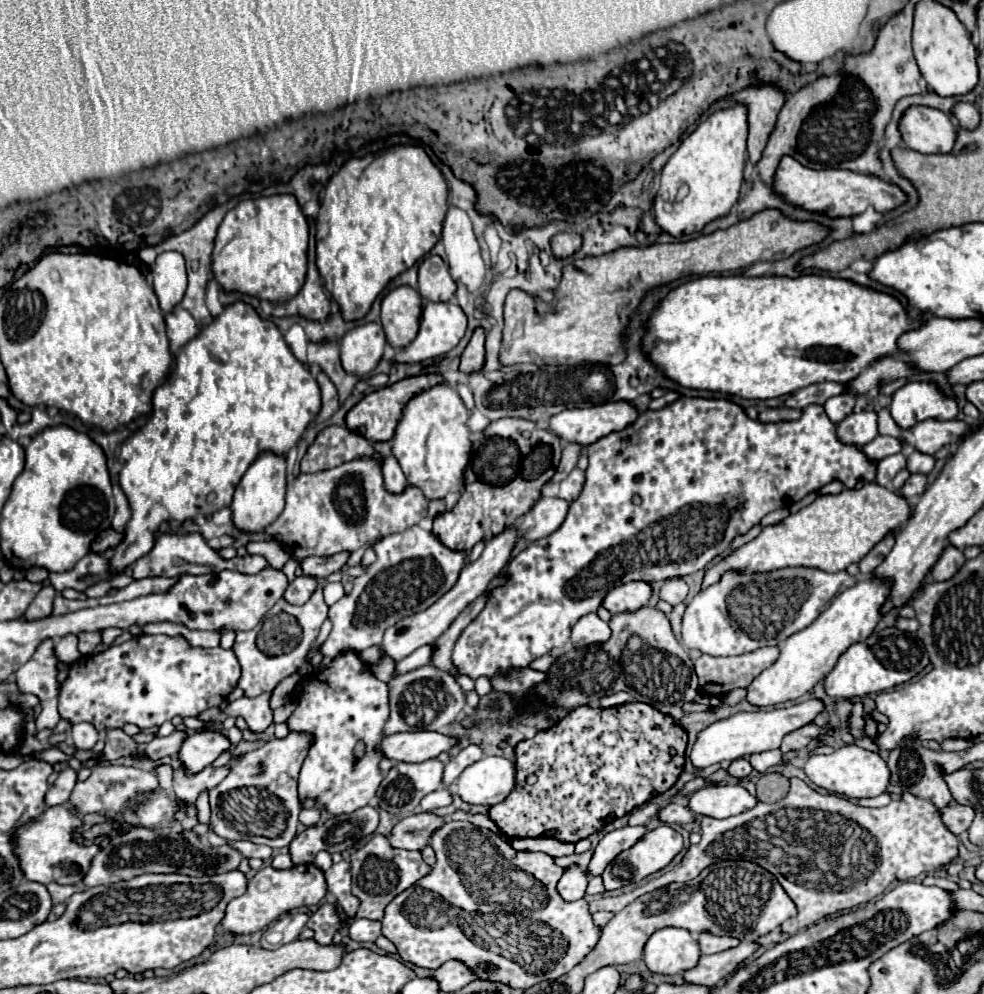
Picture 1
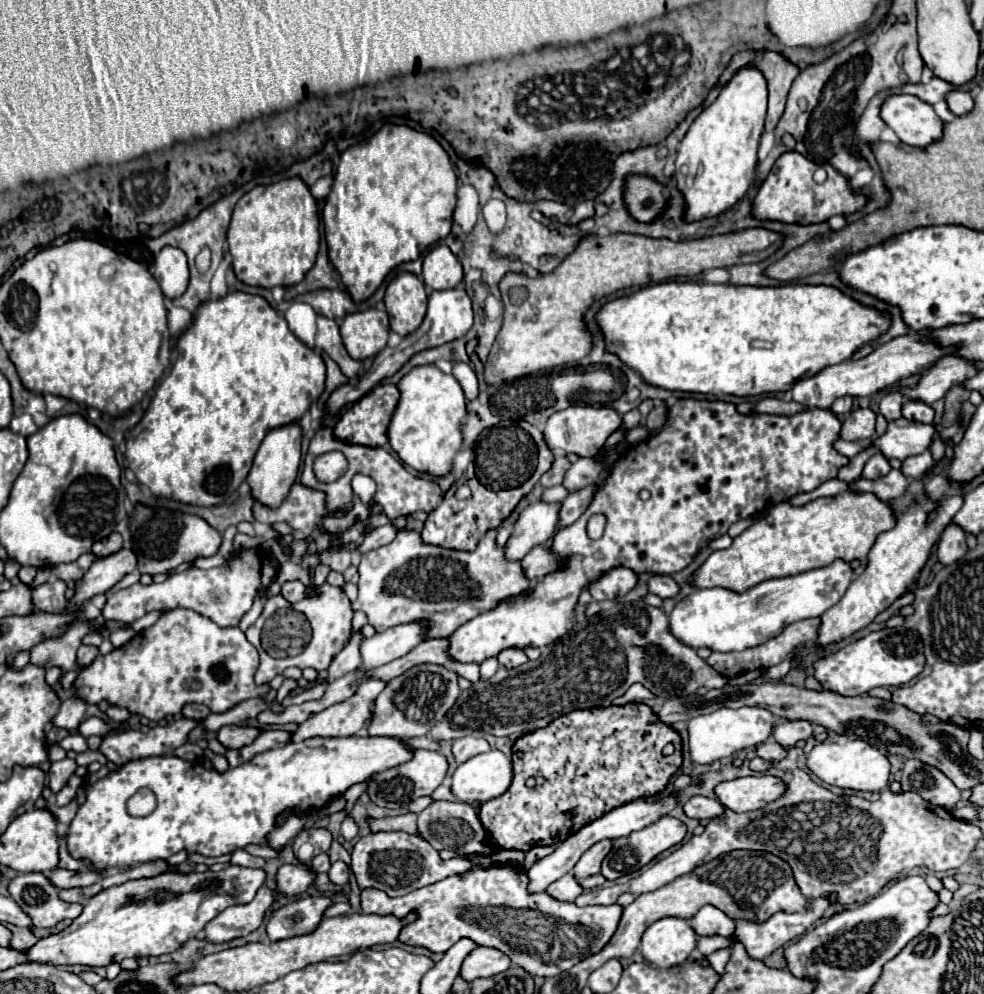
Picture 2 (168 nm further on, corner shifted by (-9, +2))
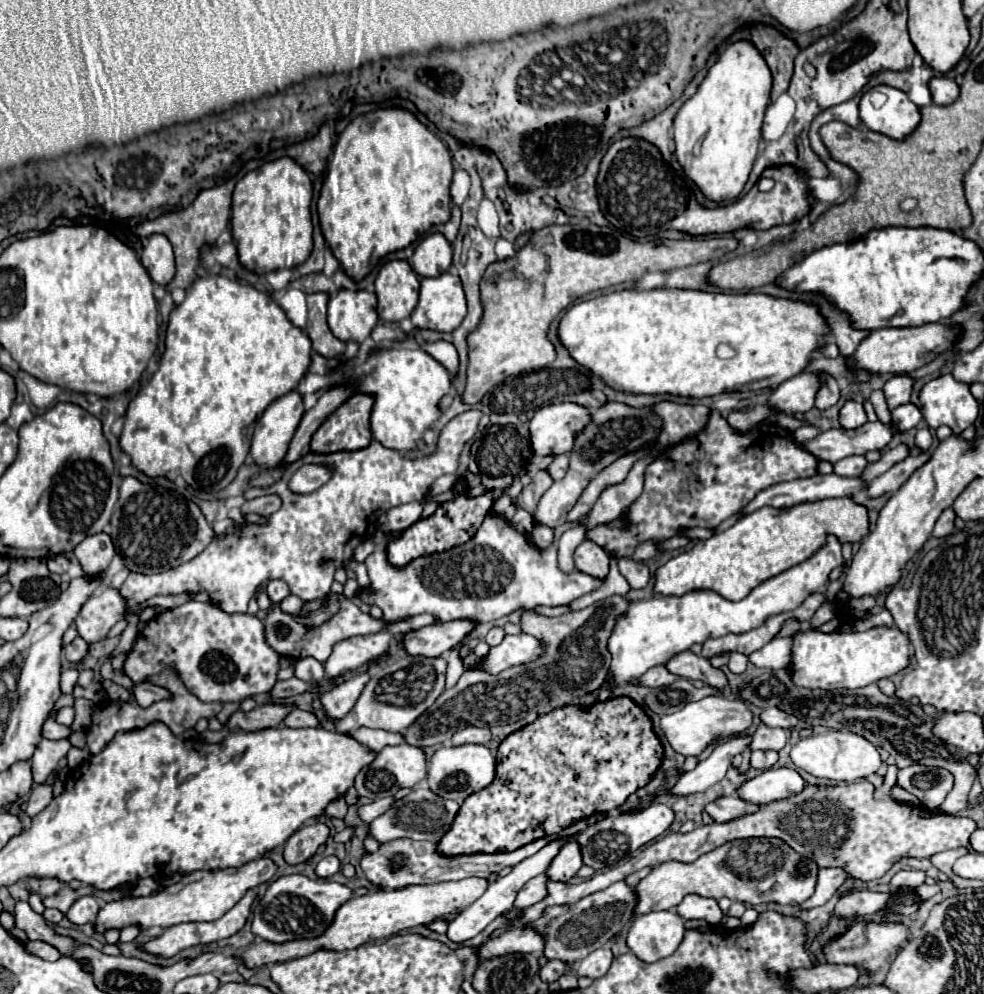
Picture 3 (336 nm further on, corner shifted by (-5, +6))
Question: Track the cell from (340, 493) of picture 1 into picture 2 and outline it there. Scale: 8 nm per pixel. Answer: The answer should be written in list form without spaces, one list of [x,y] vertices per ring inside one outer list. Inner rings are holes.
[[[295,482],[295,486],[291,488],[287,500],[283,502],[283,506],[269,510],[261,504],[253,504],[253,514],[257,522],[265,522],[265,524],[277,524],[277,522],[287,522],[293,532],[293,538],[305,540],[311,536],[311,532],[315,528],[319,528],[321,534],[327,534],[323,520],[327,516],[335,516],[335,518],[343,518],[345,510],[329,510],[327,508],[327,494],[321,490],[313,490],[303,486],[301,482]]]

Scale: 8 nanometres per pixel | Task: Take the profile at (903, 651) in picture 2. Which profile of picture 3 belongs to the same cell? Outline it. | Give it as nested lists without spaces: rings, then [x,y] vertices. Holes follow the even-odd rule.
[[[871,628],[867,632],[805,630],[793,636],[789,674],[795,686],[809,690],[855,690],[889,678],[907,668],[909,638],[899,628]]]

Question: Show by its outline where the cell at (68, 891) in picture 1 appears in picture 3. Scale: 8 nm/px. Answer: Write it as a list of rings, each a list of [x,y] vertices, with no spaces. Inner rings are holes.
[[[63,886],[57,894],[53,894],[53,896],[49,896],[49,898],[43,898],[43,906],[45,906],[45,908],[57,908],[59,912],[67,914],[67,910],[71,908],[71,904],[73,904],[79,896],[93,894],[93,892],[95,892],[95,888],[91,888],[91,886],[79,888],[77,892],[75,892],[75,890],[71,890],[69,886]]]

